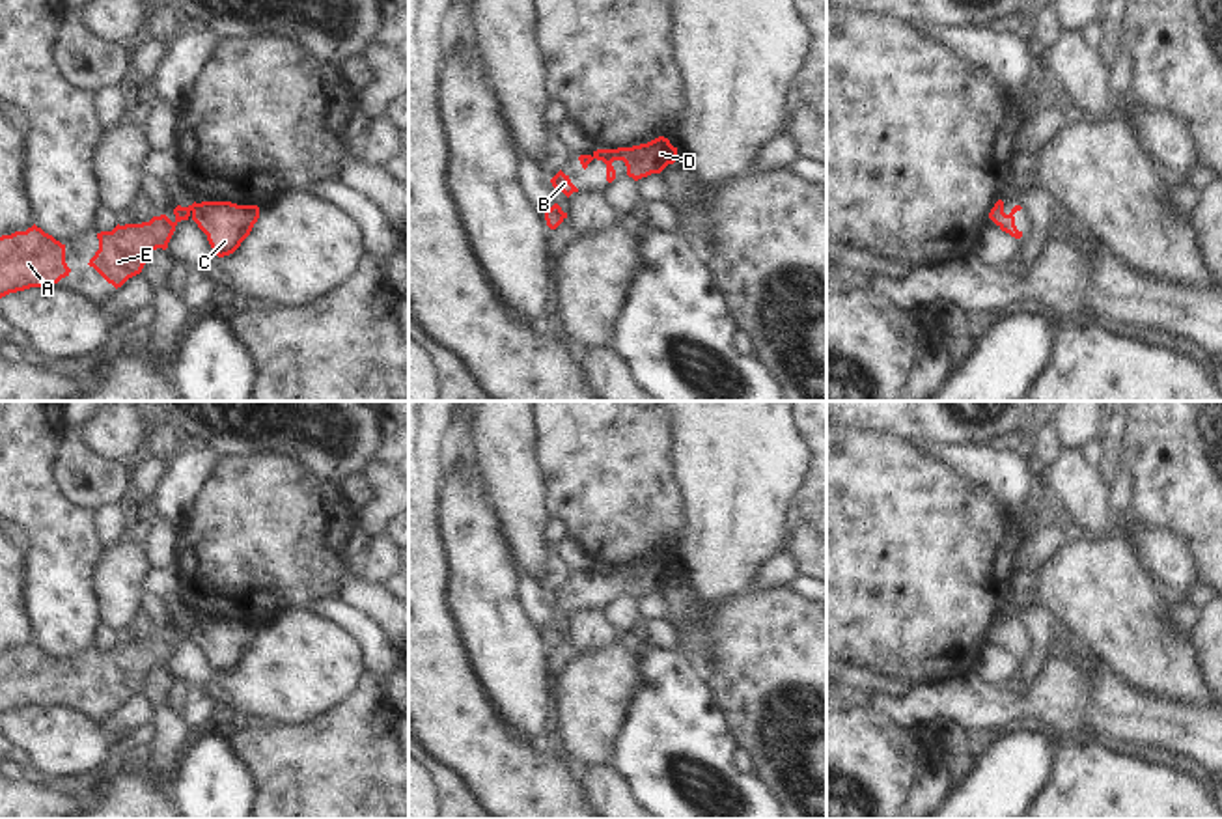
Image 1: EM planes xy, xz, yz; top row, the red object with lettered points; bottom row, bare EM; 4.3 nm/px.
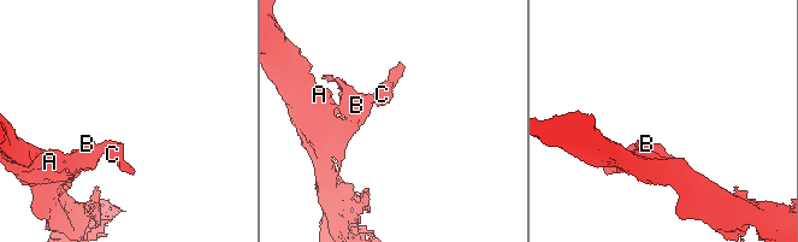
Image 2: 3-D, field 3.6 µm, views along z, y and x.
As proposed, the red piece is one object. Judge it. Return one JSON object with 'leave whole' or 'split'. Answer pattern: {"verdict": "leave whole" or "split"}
{"verdict": "leave whole"}

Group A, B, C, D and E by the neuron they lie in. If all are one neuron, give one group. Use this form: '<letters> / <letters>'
A B C D E

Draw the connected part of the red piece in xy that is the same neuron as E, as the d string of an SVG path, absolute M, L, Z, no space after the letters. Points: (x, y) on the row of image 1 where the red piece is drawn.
M194 201L188 207L177 205L174 215L174 222L166 215L160 215L149 222L118 224L112 231L97 233L99 250L88 265L118 289L129 278L142 272L153 250L166 250L175 226L188 218L207 235L218 257L229 256L250 235L259 218L259 207L231 201Z

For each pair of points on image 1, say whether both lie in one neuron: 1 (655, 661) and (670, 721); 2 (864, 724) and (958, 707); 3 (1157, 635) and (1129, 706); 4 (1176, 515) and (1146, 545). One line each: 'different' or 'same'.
1: same
2: different
3: different
4: different

